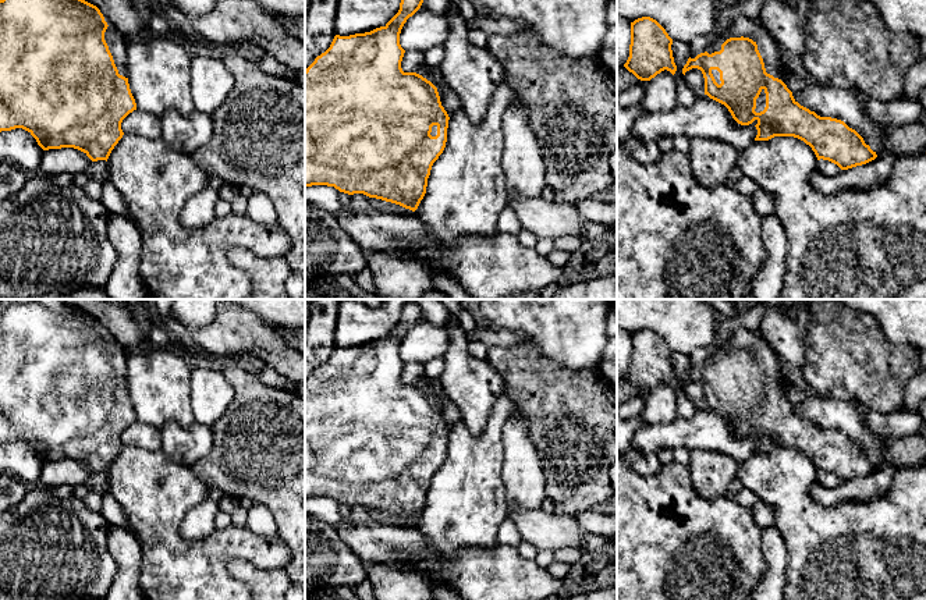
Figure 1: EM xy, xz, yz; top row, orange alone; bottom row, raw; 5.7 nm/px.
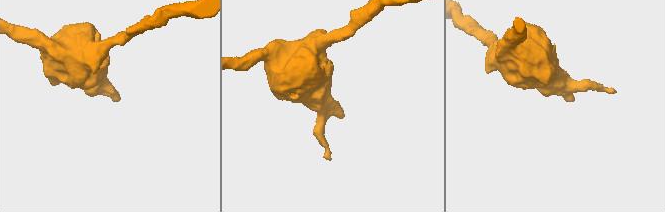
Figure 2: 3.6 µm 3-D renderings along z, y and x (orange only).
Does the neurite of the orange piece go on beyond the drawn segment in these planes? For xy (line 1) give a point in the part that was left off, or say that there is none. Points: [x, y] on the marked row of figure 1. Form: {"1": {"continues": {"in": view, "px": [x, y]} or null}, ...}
{"1": {"continues": {"in": "xy", "px": [117, 45]}}}

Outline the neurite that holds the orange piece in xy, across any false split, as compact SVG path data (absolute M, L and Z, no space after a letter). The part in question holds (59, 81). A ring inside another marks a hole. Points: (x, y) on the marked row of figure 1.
M0 0L0 132L22 128L28 131L43 150L74 148L92 161L109 159L123 138L123 120L136 110L127 78L128 40L107 25L100 10L85 0Z

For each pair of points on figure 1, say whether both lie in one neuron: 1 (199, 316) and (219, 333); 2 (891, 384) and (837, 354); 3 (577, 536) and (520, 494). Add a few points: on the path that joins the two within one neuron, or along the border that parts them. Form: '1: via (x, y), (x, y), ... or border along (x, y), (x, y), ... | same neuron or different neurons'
1: border along (216, 313), (206, 326), (190, 332) | different neurons
2: via (877, 375), (857, 354), (851, 354) | same neuron
3: border along (540, 507), (515, 508), (508, 512) | different neurons

